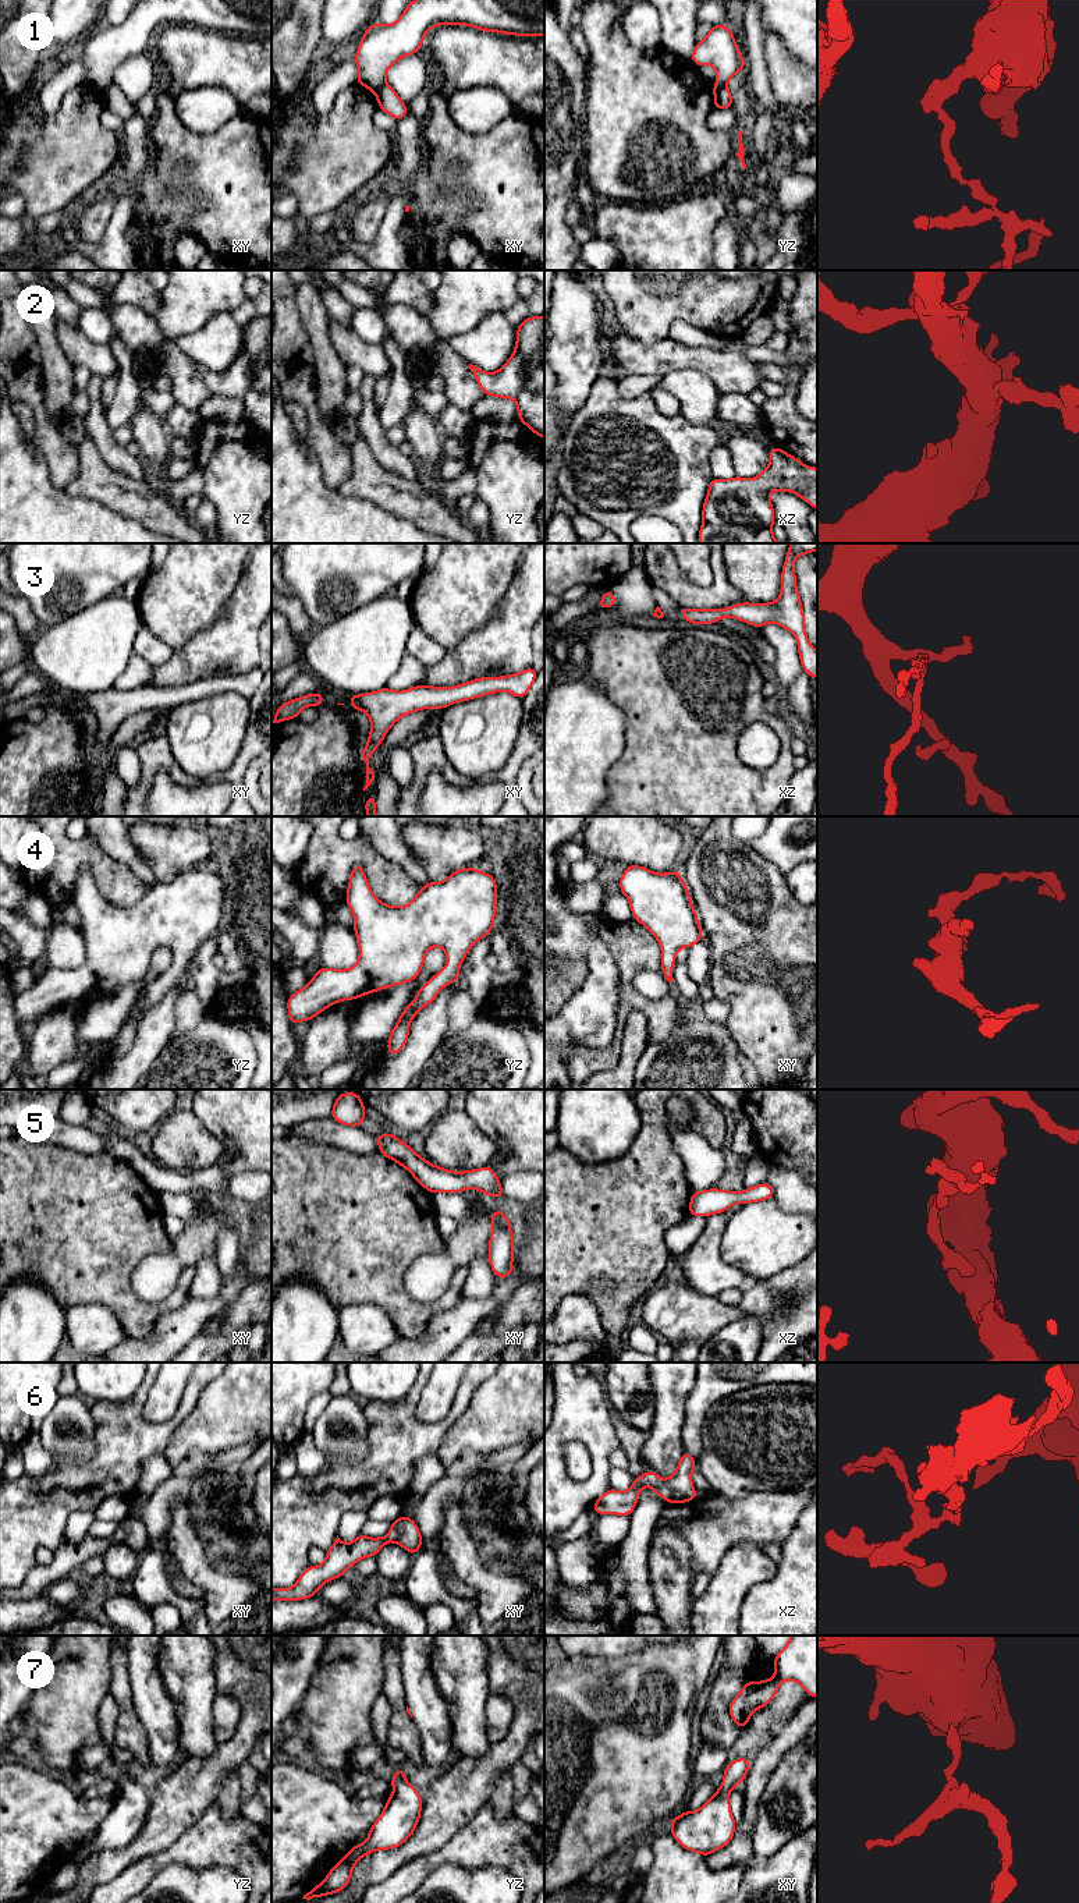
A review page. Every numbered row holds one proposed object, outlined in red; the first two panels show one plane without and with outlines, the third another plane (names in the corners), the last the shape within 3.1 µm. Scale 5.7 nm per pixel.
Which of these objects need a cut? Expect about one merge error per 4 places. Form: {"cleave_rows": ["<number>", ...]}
{"cleave_rows": ["1"]}

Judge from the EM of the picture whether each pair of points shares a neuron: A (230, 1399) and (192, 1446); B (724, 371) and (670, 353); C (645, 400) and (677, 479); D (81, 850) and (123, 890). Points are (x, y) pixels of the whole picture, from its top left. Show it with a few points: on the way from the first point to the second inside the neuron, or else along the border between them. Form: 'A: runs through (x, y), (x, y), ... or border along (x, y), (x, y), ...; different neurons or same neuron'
A: runs through (229, 1410), (203, 1435); same neuron
B: runs through (710, 362), (684, 357); same neuron
C: runs through (645, 420), (645, 447), (657, 460); same neuron
D: runs through (92, 858), (113, 879); same neuron

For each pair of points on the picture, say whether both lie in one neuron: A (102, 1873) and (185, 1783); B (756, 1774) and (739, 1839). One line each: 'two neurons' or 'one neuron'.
A: one neuron
B: one neuron

